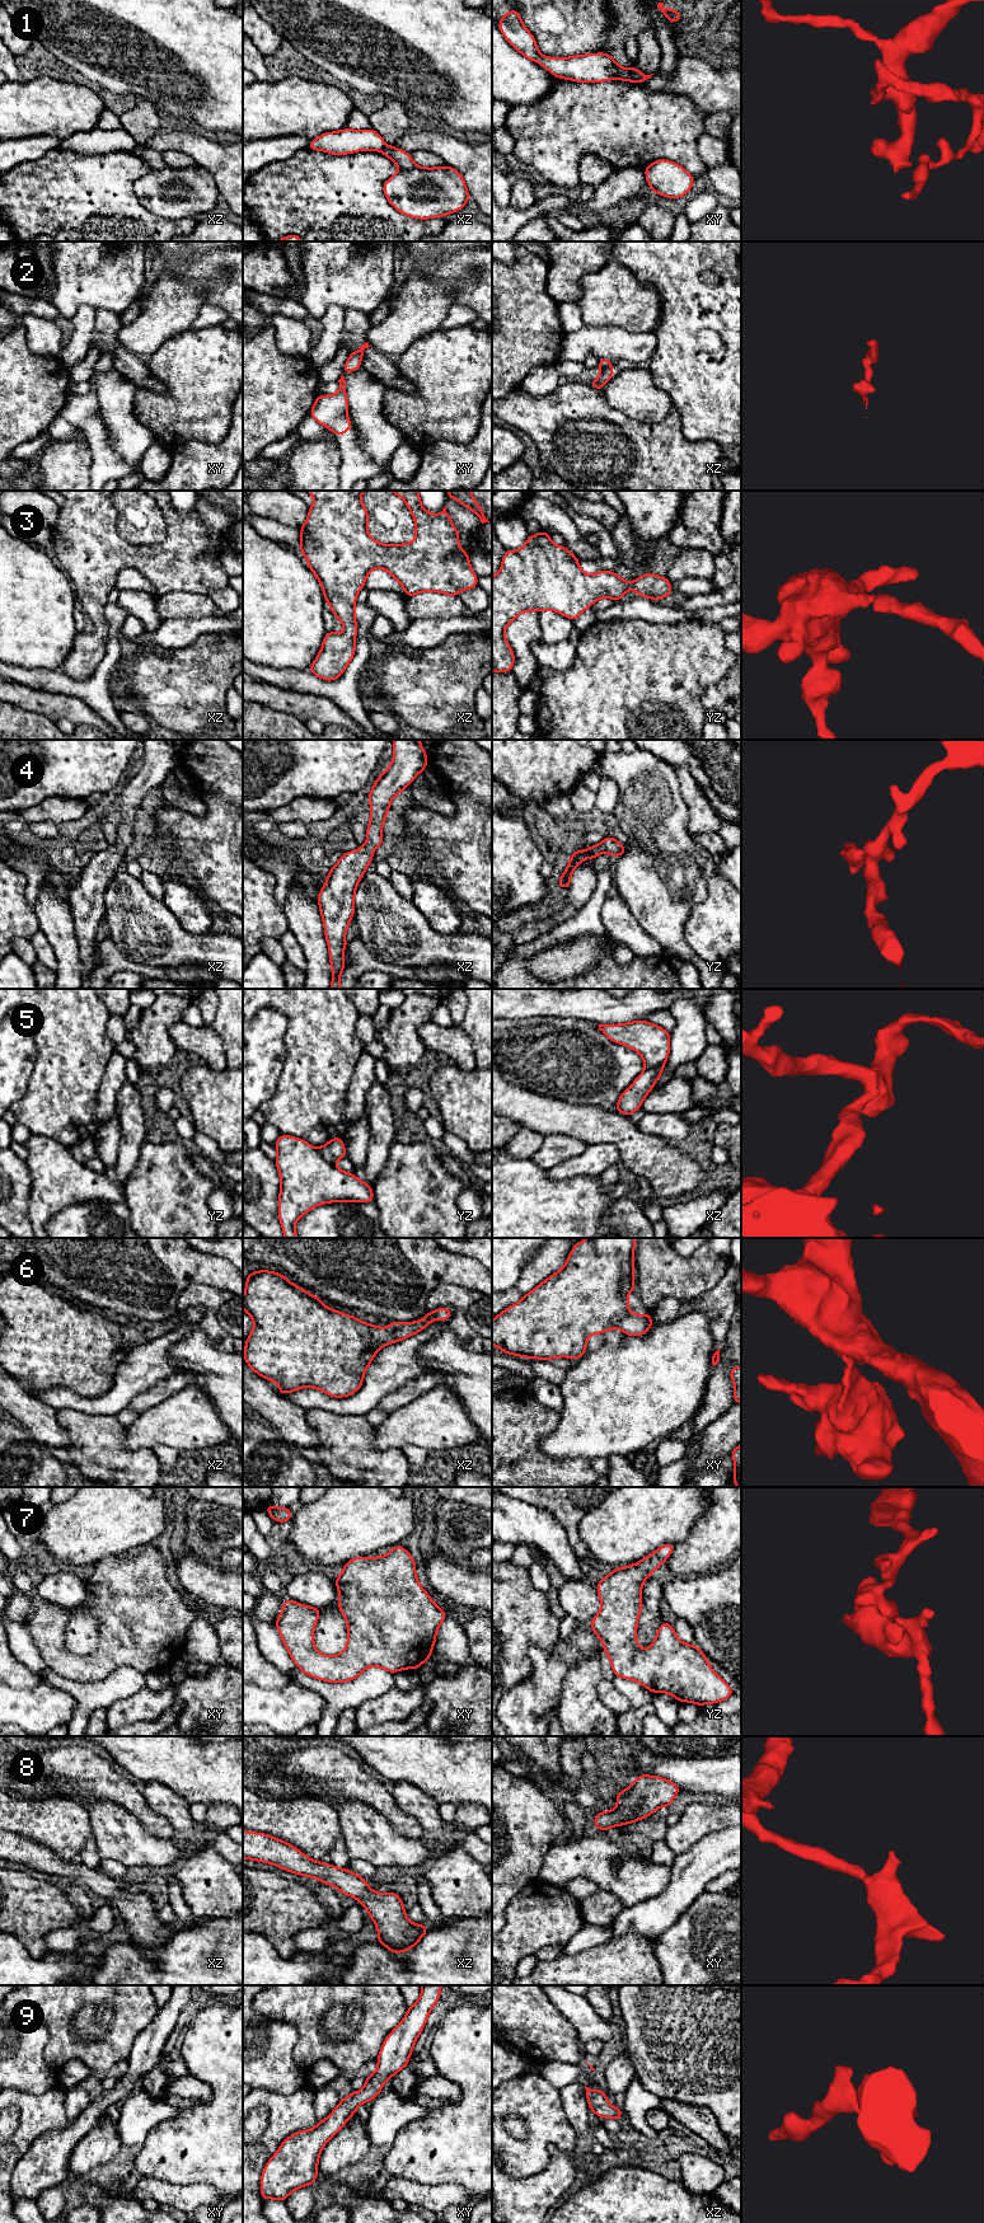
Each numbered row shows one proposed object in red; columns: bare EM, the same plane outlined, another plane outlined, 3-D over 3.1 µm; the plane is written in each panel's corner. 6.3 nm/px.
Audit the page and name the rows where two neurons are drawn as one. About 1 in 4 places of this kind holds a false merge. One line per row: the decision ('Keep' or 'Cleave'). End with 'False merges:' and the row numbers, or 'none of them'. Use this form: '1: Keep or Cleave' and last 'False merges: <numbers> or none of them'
1: Cleave
2: Cleave
3: Keep
4: Keep
5: Cleave
6: Keep
7: Keep
8: Keep
9: Keep
False merges: 1, 2, 5

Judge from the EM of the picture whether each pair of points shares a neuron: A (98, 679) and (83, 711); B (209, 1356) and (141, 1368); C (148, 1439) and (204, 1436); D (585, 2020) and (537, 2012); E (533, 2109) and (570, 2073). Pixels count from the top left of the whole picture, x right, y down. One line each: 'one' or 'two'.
A: two
B: two
C: one
D: two
E: two

